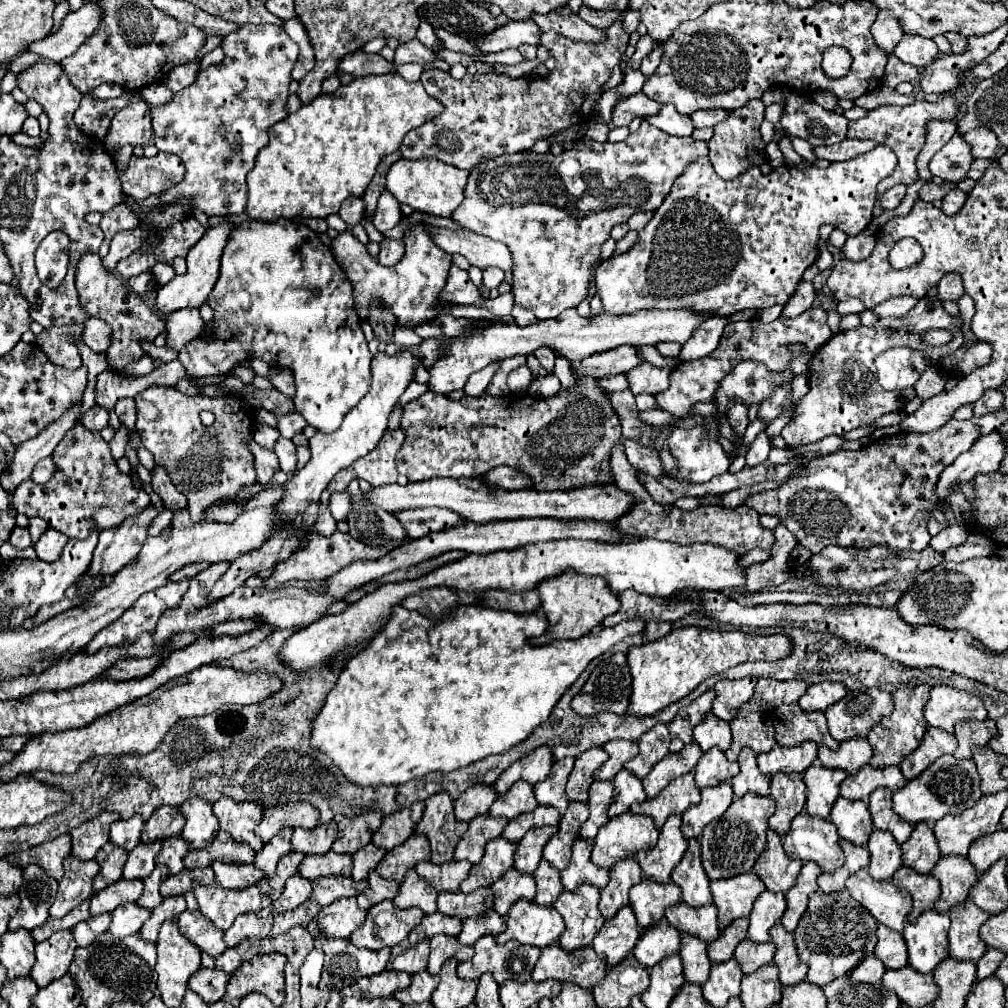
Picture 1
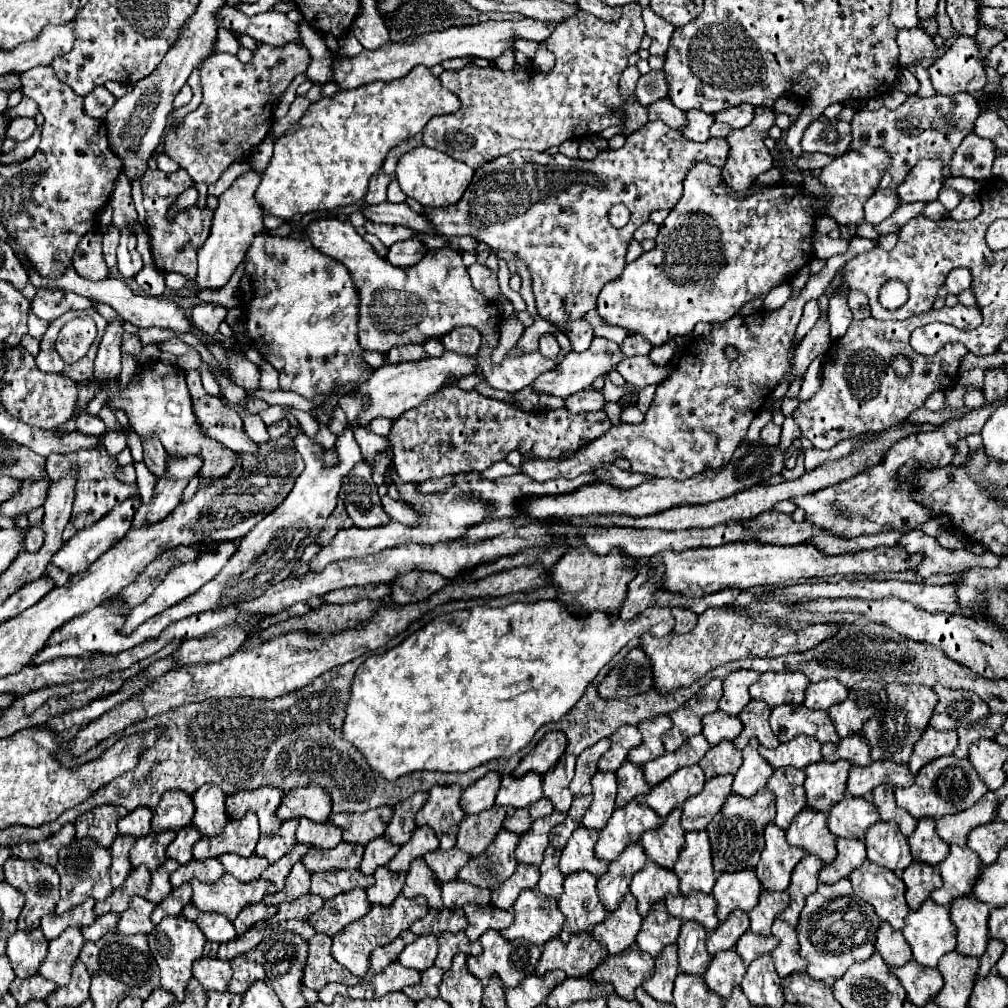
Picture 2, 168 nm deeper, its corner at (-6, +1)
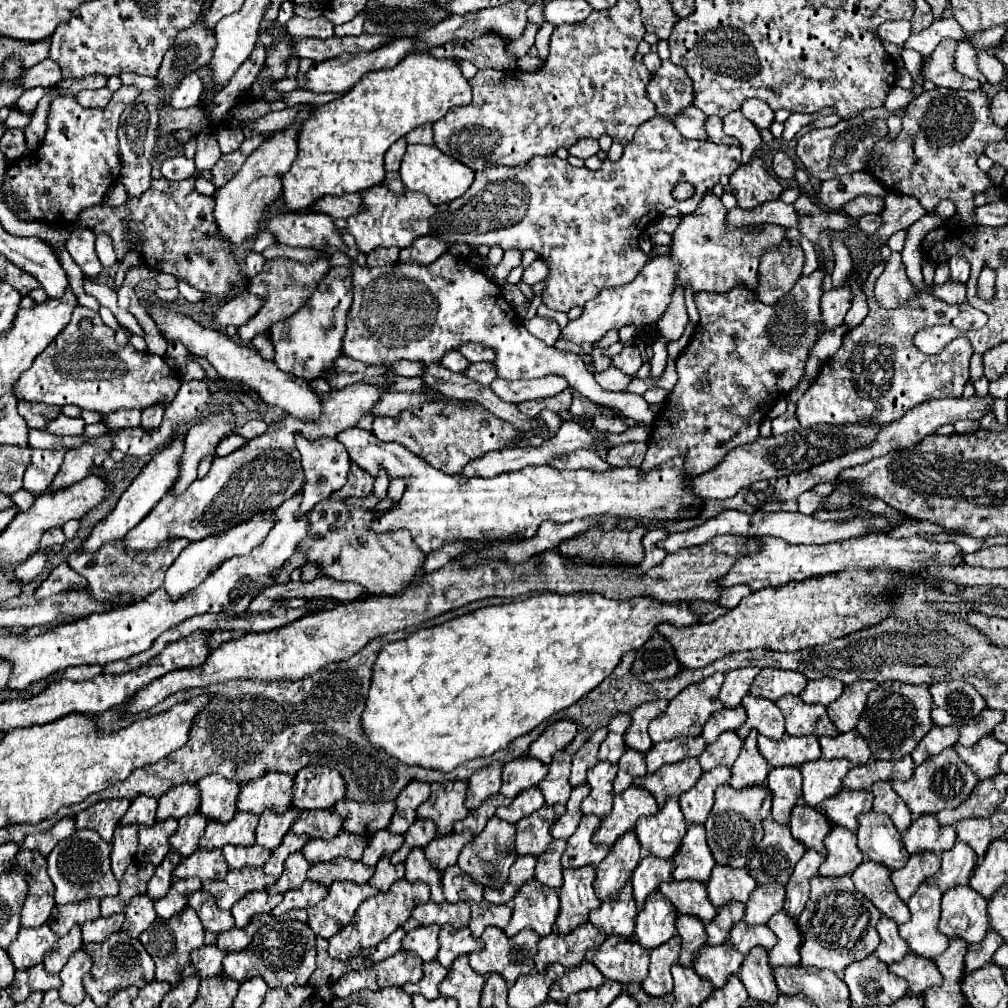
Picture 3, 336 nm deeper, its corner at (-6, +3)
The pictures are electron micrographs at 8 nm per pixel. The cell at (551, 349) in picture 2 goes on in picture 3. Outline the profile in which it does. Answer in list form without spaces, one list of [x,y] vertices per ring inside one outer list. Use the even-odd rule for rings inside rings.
[[[533,316],[533,318],[529,318],[529,320],[523,320],[523,326],[533,334],[533,336],[537,336],[539,340],[543,340],[545,344],[549,344],[549,346],[553,346],[555,344],[555,340],[557,340],[557,336],[559,336],[559,332],[561,332],[561,328],[559,328],[559,324],[555,322],[555,320],[551,320],[551,318],[543,318],[543,316]]]

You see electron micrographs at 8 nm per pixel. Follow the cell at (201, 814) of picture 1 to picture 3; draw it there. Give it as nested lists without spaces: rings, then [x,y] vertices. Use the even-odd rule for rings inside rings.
[[[213,774],[213,776],[205,776],[199,782],[199,790],[201,790],[199,812],[203,816],[223,824],[235,816],[235,798],[239,796],[241,790],[237,782]]]

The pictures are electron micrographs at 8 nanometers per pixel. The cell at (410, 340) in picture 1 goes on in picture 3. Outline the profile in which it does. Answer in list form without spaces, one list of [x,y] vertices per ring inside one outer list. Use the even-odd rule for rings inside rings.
[[[453,350],[453,352],[447,352],[441,360],[441,364],[447,368],[447,370],[453,370],[453,372],[465,372],[469,368],[469,362],[467,358],[463,358],[461,352]]]

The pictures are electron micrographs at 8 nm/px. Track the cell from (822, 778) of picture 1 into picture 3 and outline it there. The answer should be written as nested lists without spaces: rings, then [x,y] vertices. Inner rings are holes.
[[[825,760],[807,762],[801,766],[803,774],[803,802],[817,808],[825,798],[831,798],[841,790],[841,780],[847,776],[851,762],[847,760]]]

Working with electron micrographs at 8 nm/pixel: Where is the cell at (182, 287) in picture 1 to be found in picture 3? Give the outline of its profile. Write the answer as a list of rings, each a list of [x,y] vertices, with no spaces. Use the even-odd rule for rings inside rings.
[[[313,104],[305,106],[303,110],[299,110],[299,114],[295,116],[295,120],[289,126],[285,126],[281,130],[275,130],[275,132],[269,132],[267,138],[263,140],[263,144],[247,156],[247,160],[243,162],[241,170],[223,188],[219,188],[215,192],[215,200],[217,200],[215,220],[217,220],[221,236],[231,246],[239,246],[249,236],[253,236],[257,232],[257,226],[261,222],[261,216],[263,216],[265,208],[275,198],[279,198],[281,176],[283,176],[283,172],[289,170],[291,162],[297,156],[297,134],[301,130],[303,122],[311,116],[313,108],[315,108]]]

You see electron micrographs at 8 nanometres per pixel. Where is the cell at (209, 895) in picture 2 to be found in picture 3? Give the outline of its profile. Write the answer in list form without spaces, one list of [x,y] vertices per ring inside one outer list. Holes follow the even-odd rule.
[[[247,868],[247,870],[231,870],[225,880],[207,880],[203,882],[203,890],[215,896],[217,906],[221,910],[231,910],[231,906],[243,898],[251,890],[263,890],[273,884],[275,878],[265,874],[261,868]]]

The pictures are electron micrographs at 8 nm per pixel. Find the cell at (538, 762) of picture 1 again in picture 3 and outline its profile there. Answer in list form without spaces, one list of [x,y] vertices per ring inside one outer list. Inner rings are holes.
[[[571,720],[551,722],[543,730],[543,734],[531,744],[531,748],[529,748],[527,754],[531,754],[531,758],[541,760],[543,764],[549,764],[551,758],[553,758],[553,754],[557,750],[563,750],[575,738],[575,734],[577,734],[577,726]]]

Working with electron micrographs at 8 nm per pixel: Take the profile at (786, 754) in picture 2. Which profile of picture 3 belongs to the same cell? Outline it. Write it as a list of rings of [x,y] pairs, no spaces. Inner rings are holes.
[[[759,736],[759,752],[773,766],[801,766],[803,762],[819,760],[821,746],[817,736],[783,736],[781,740],[771,740]]]

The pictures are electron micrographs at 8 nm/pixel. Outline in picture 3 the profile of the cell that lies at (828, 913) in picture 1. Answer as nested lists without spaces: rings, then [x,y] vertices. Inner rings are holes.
[[[817,874],[811,878],[811,898],[803,914],[797,918],[797,926],[803,936],[801,966],[841,974],[851,962],[867,958],[877,948],[879,936],[875,924],[879,918],[881,912],[869,898],[855,890],[849,876],[823,878]]]

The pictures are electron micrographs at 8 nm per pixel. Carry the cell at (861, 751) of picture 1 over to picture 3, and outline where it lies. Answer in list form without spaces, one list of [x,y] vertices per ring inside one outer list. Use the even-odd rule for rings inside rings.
[[[851,730],[851,732],[845,732],[845,734],[837,734],[833,738],[821,736],[819,744],[821,744],[823,758],[827,758],[827,760],[847,758],[853,764],[865,764],[869,760],[869,756],[871,756],[867,742],[863,740],[863,736],[857,730]]]

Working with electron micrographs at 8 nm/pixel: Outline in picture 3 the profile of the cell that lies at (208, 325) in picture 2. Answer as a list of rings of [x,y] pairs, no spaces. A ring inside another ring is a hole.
[[[243,292],[235,298],[231,298],[229,302],[225,302],[225,306],[221,306],[215,312],[215,324],[219,326],[243,326],[243,322],[249,322],[249,318],[253,318],[259,312],[259,306],[263,306],[263,300],[255,294]]]

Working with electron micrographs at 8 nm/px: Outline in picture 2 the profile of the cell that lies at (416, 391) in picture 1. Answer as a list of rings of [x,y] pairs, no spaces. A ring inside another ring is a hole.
[[[377,417],[369,424],[369,429],[383,437],[387,437],[392,427],[392,421],[383,417]]]

